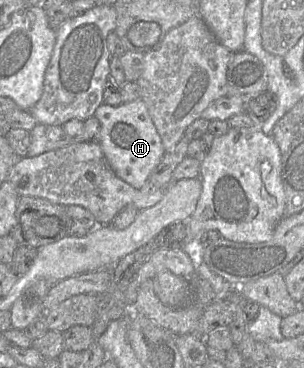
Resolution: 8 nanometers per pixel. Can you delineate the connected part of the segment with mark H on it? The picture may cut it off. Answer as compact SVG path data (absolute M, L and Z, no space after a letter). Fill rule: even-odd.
M139 98L119 106L103 103L94 116L101 125L100 146L107 163L119 178L139 190L166 153L145 102Z

